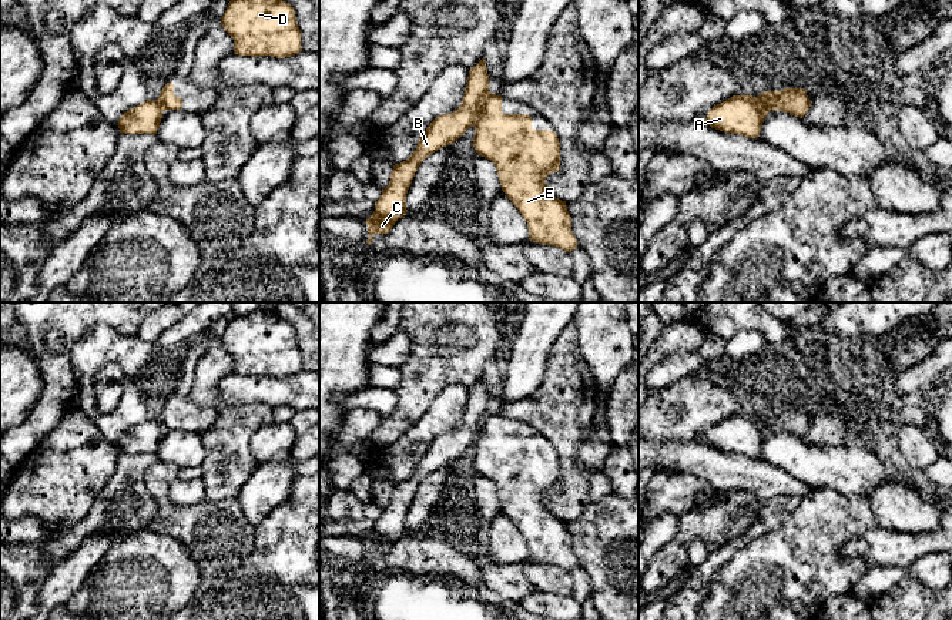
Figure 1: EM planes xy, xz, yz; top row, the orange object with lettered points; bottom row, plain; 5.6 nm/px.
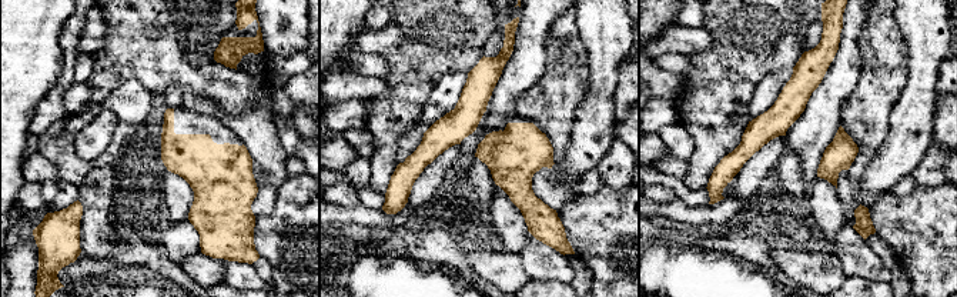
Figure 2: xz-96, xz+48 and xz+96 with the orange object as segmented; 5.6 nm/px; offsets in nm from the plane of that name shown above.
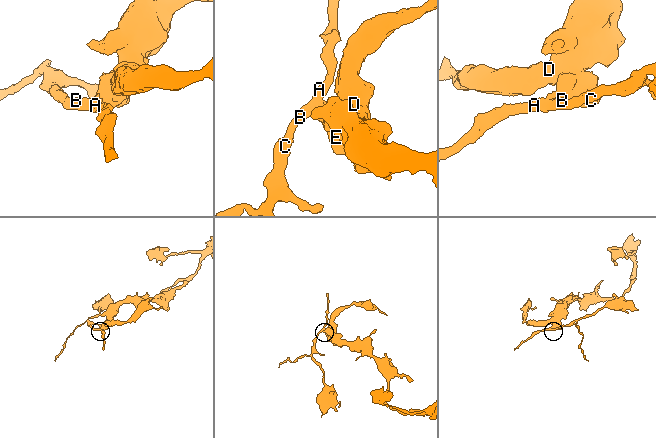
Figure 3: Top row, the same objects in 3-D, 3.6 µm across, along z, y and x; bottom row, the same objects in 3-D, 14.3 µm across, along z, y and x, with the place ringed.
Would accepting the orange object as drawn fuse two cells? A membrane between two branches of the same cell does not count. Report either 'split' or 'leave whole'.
split

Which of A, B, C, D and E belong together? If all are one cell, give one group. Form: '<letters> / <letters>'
A B C / D E

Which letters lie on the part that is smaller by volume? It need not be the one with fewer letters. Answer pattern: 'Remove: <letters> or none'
Remove: A, B, C

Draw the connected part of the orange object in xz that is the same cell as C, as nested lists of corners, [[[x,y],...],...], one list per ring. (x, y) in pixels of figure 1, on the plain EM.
[[[485,378],[469,389],[462,423],[450,433],[436,436],[419,458],[416,469],[403,482],[393,485],[389,505],[375,522],[373,533],[366,537],[371,564],[375,553],[388,553],[395,542],[406,534],[406,513],[422,480],[442,466],[460,458],[475,445],[483,419],[489,415],[489,393]]]

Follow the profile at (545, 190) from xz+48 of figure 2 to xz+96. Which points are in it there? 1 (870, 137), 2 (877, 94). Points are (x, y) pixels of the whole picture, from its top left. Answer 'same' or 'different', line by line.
1: same
2: same

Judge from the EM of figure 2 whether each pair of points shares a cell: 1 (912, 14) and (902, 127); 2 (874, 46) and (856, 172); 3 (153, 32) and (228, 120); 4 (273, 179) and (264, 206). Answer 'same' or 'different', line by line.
1: same
2: same
3: different
4: same

